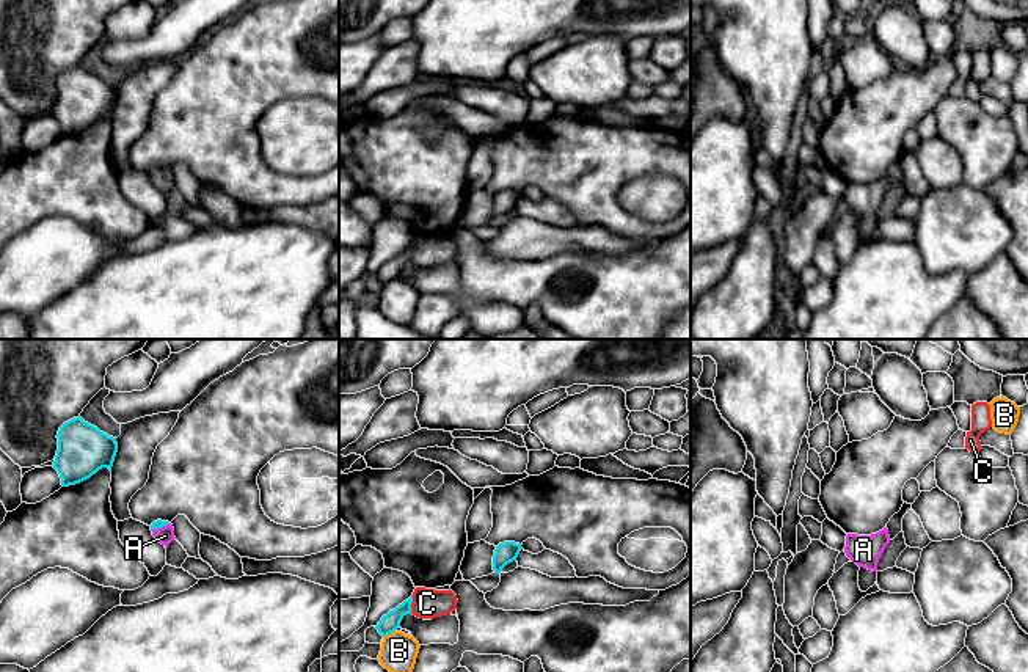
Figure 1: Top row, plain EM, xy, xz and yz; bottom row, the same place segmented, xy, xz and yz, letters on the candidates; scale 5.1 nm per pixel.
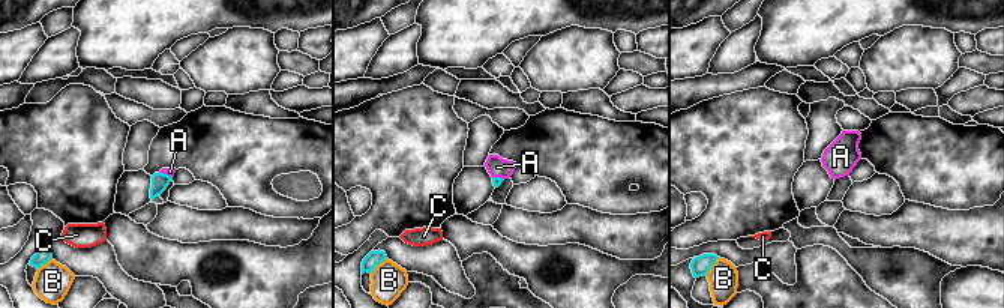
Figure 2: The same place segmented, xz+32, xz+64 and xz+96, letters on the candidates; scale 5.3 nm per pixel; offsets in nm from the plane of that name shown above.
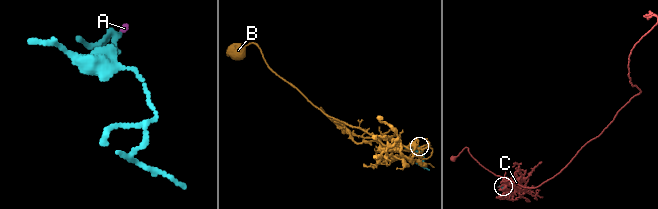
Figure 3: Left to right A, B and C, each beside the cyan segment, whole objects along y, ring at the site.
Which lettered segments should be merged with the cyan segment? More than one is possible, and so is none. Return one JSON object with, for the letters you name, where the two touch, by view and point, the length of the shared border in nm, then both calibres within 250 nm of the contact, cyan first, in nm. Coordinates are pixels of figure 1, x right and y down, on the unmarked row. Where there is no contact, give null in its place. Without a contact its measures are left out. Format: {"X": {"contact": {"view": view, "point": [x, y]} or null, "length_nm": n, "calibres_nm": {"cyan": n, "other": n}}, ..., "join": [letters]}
{"A": {"contact": {"view": "xy", "point": [160, 175]}, "length_nm": 110, "calibres_nm": {"cyan": 50, "other": 90}}, "join": ["A"]}

